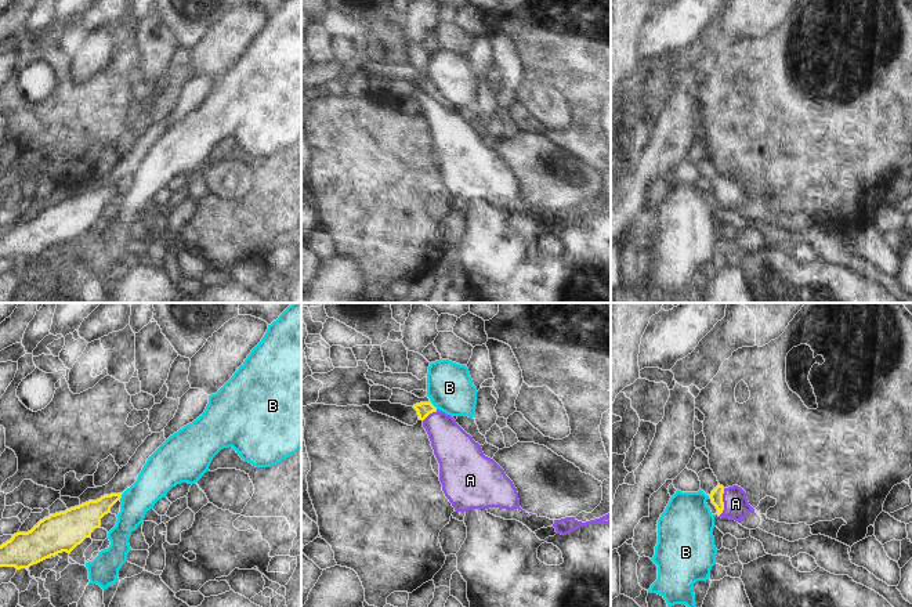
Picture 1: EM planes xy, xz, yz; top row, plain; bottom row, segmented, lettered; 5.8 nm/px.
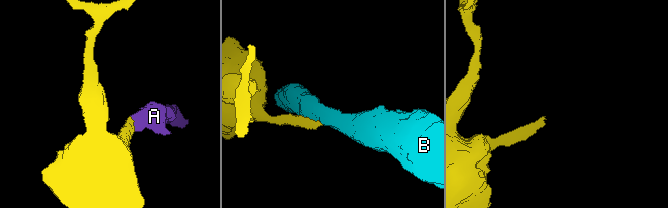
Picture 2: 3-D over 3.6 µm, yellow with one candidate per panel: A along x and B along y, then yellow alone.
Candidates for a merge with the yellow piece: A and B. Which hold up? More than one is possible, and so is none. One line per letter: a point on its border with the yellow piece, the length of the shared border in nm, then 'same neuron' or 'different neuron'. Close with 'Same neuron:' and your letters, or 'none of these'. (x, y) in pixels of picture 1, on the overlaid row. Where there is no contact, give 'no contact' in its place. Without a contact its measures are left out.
A: yz (723, 502) | 170 nm | same neuron
B: xz (433, 405) | 60 nm | different neuron
Same neuron: A

